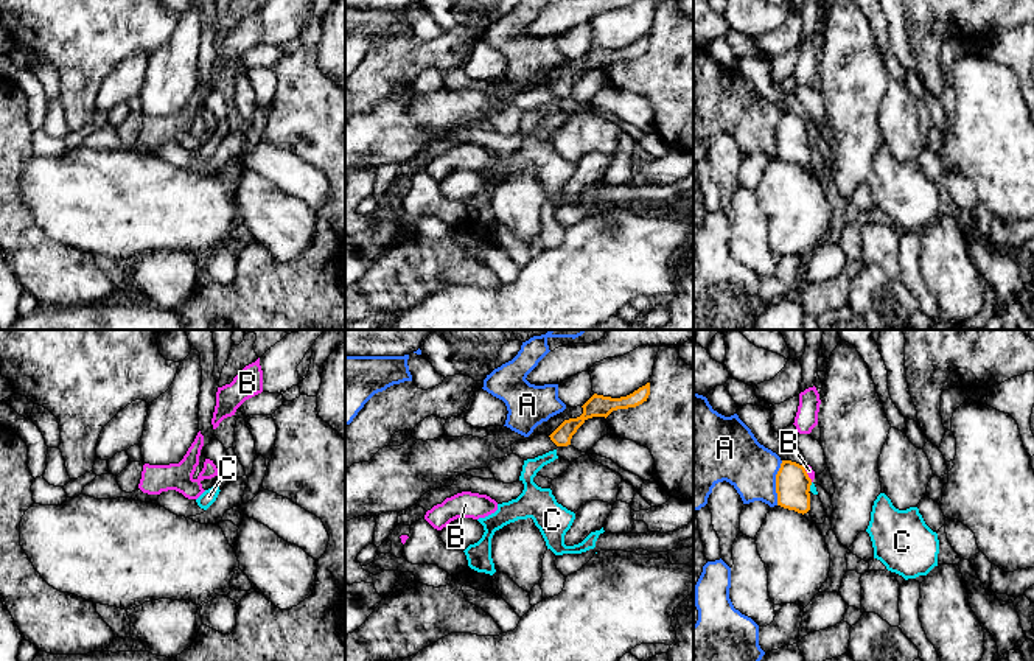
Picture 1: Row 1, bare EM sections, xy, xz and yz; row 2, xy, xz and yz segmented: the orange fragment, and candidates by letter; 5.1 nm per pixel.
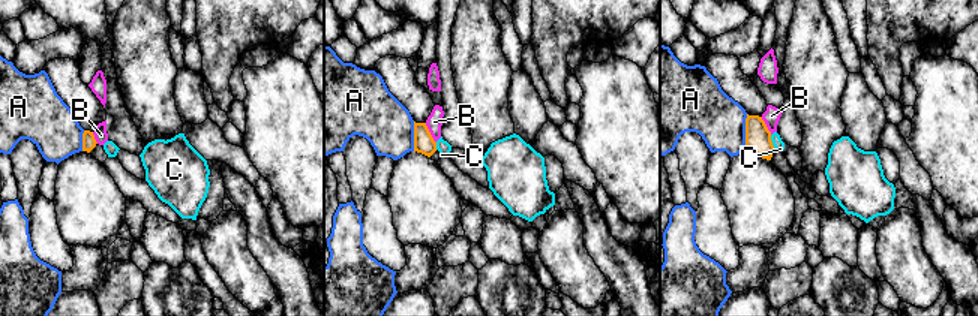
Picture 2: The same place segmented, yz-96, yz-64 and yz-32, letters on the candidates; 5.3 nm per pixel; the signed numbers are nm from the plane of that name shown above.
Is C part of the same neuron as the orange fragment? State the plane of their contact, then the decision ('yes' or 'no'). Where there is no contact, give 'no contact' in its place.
yz | no

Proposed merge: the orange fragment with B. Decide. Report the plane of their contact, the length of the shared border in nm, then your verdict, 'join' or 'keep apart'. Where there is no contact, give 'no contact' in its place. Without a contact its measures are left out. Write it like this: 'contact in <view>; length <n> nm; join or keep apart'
contact in yz; length 100 nm; keep apart

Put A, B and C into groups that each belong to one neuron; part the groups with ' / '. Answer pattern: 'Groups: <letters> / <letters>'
Groups: A / B / C

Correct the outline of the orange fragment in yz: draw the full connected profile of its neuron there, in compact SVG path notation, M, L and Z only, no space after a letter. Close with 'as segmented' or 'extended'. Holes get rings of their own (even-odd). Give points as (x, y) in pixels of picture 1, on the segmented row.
M782 460L776 474L777 505L802 515L807 513L810 510L810 485L812 479L804 465Z; as segmented

